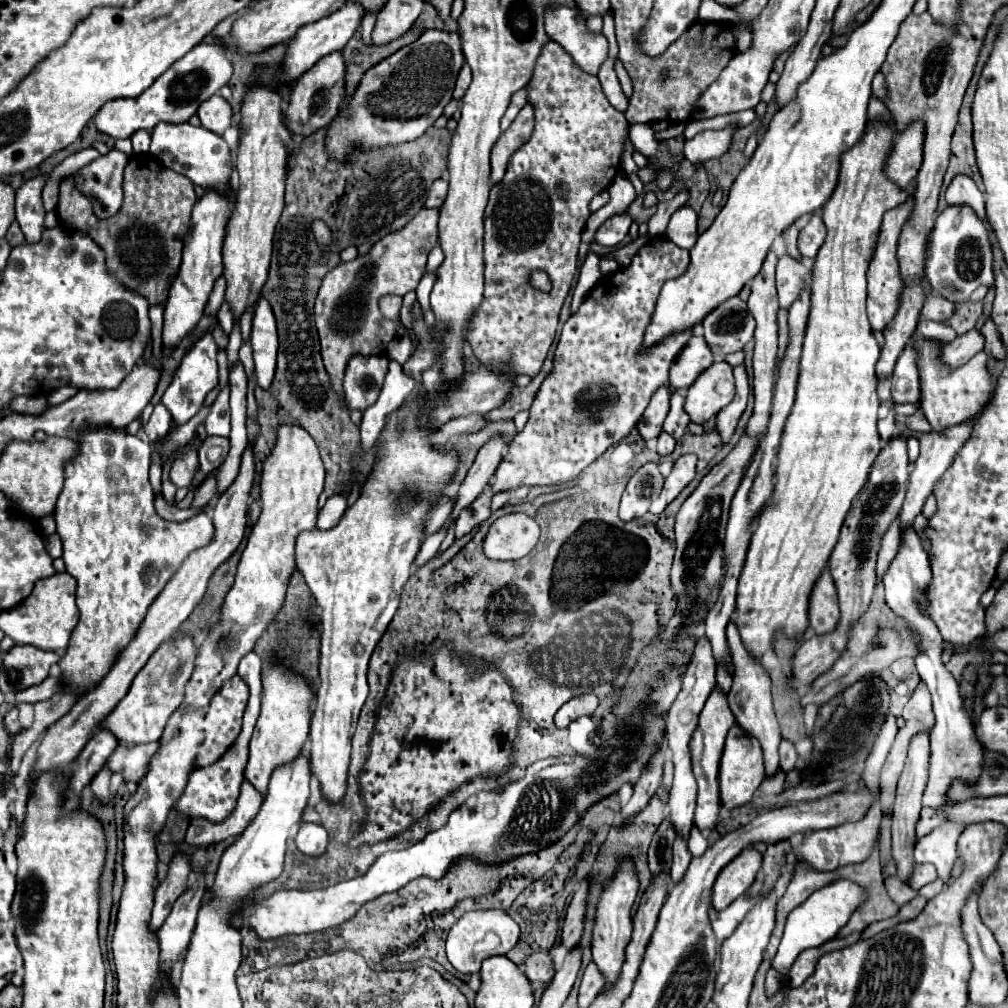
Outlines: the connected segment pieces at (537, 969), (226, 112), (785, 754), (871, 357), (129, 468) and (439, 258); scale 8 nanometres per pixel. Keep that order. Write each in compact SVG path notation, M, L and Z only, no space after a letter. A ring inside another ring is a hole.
M535 952L531 954L527 960L525 960L525 974L531 982L545 982L549 984L553 974L555 974L555 968L553 968L553 960L549 956L549 952Z
M219 94L211 96L209 100L205 100L199 110L197 110L197 116L201 120L201 126L215 132L215 134L223 134L231 122L233 122L233 112L231 112L231 106L225 98L221 98Z
M789 740L781 742L781 746L779 746L779 758L781 758L779 766L781 766L783 772L791 772L795 768L795 764L797 764L797 750L795 750L795 746Z
M877 118L877 120L867 120L867 130L863 134L863 138L849 150L841 156L841 168L839 168L839 178L837 178L837 186L831 194L831 198L825 202L823 206L823 222L827 226L827 238L815 258L815 266L813 266L813 282L811 282L811 312L809 312L809 322L807 322L807 330L805 330L805 342L803 342L803 354L801 354L801 368L799 368L799 384L797 384L797 398L795 398L795 406L785 422L785 430L783 430L783 436L781 436L781 446L779 446L779 454L777 454L777 484L775 484L775 492L771 496L771 500L767 502L761 518L757 520L757 526L753 530L753 538L751 538L751 544L749 544L749 550L747 550L747 560L745 560L745 566L743 566L743 572L739 576L739 586L737 586L737 610L733 614L733 624L739 628L739 634L741 634L741 640L747 648L747 652L761 662L763 654L767 650L773 650L775 646L775 640L777 640L777 634L783 632L785 638L793 638L793 640L801 640L805 630L809 628L809 596L811 596L811 590L817 582L817 578L821 576L821 572L825 570L827 566L827 560L831 556L831 550L835 548L837 540L839 540L839 530L843 526L843 520L851 508L851 502L853 498L857 496L857 492L863 488L863 484L867 482L867 474L869 474L869 468L873 464L873 460L877 458L883 442L879 438L879 432L877 432L877 410L879 410L879 398L877 398L877 372L875 372L875 364L879 360L879 352L881 352L881 346L877 344L875 336L873 336L873 328L869 324L869 318L867 318L867 310L865 310L865 302L867 302L867 268L869 268L869 262L873 258L873 250L875 250L875 244L877 244L877 234L881 230L881 222L883 222L883 214L887 210L893 210L897 206L901 206L905 200L907 200L907 192L897 186L895 182L891 182L891 178L885 176L883 168L887 164L887 158L889 158L889 152L893 150L893 140L895 140L895 134L897 134L897 124L895 120L885 120L885 118Z
M83 428L79 432L77 446L75 458L63 464L65 482L57 500L55 522L57 534L63 540L65 568L77 580L77 606L81 610L81 620L71 634L69 648L59 666L65 680L65 692L85 694L109 672L117 654L135 636L147 608L177 572L181 562L189 556L189 552L211 542L213 522L207 518L207 514L193 516L185 522L165 522L159 518L153 506L153 490L147 476L151 464L151 446L141 438L127 434L125 428ZM115 470L119 470L121 476L115 476Z
M435 246L431 252L429 252L429 262L427 262L427 270L431 270L431 272L435 272L439 266L441 266L441 262L443 262L443 250L441 250L441 246Z

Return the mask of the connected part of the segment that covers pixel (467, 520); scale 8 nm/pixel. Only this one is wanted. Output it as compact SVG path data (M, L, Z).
M487 486L485 492L471 506L467 506L467 510L463 510L463 514L457 518L457 524L455 524L455 540L469 534L473 528L481 526L491 516L491 510L489 510L491 498L493 494L491 494L491 488Z

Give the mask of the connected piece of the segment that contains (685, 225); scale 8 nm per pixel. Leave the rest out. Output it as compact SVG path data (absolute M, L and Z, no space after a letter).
M691 206L679 208L669 220L665 238L681 248L693 248L697 236L697 212Z

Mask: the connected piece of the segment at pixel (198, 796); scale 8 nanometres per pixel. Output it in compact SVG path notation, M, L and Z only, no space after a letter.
M249 652L247 656L243 656L241 662L239 662L237 674L249 684L249 690L251 690L251 700L247 704L245 718L243 718L243 730L241 730L239 738L235 740L235 744L223 754L223 758L219 762L205 766L205 768L197 768L197 770L191 772L187 788L183 790L183 796L173 806L181 818L189 818L189 820L203 818L203 820L209 820L209 822L223 822L231 814L231 810L235 810L239 790L241 790L241 784L245 780L249 740L251 740L255 722L259 718L259 710L261 710L261 660L259 660L259 656L255 652Z

